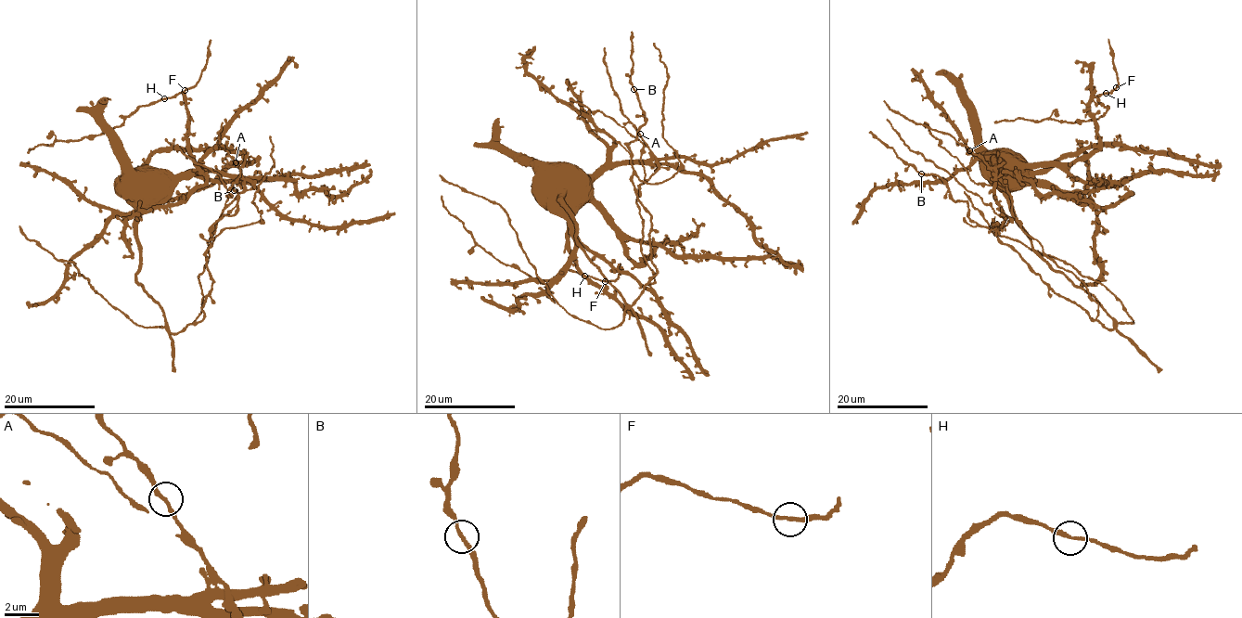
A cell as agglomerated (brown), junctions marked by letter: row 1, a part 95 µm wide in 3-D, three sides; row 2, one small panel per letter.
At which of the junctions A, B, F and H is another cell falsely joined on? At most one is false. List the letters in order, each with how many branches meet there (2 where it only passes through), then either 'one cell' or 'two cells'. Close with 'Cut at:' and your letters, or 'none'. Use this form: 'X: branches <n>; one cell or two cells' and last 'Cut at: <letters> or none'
A: branches 2; one cell
B: branches 2; one cell
F: branches 2; one cell
H: branches 2; one cell
Cut at: none

